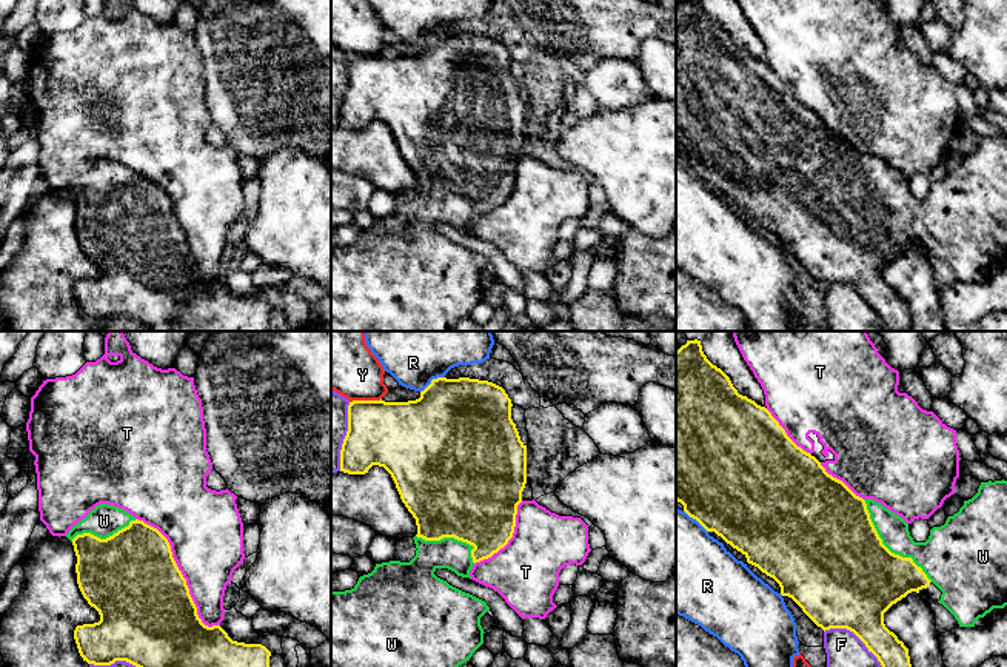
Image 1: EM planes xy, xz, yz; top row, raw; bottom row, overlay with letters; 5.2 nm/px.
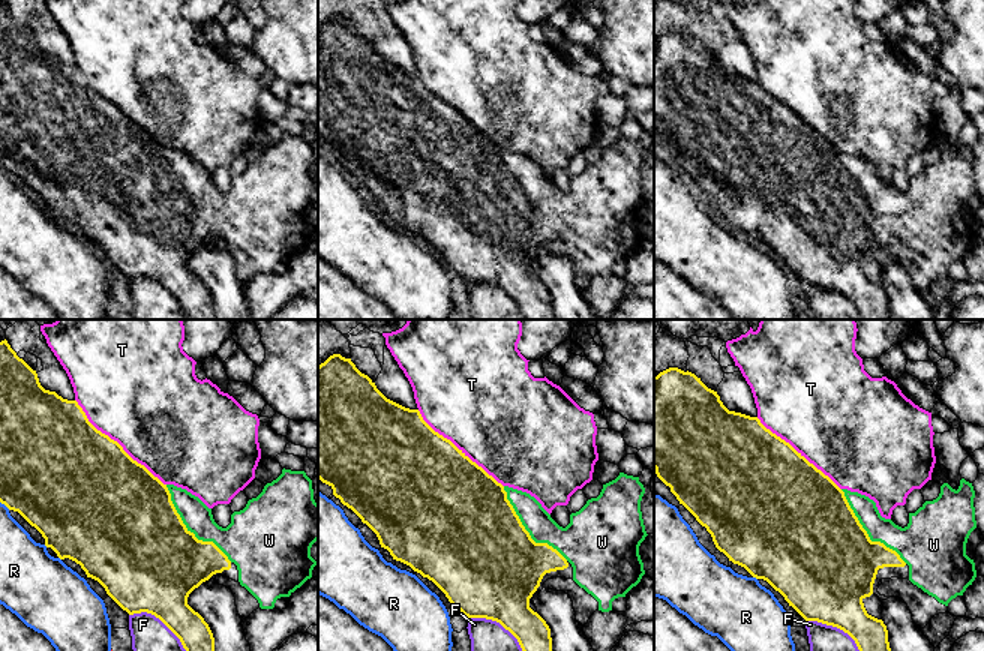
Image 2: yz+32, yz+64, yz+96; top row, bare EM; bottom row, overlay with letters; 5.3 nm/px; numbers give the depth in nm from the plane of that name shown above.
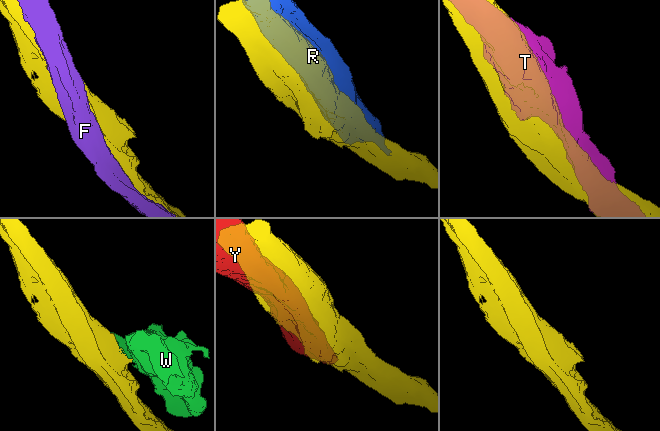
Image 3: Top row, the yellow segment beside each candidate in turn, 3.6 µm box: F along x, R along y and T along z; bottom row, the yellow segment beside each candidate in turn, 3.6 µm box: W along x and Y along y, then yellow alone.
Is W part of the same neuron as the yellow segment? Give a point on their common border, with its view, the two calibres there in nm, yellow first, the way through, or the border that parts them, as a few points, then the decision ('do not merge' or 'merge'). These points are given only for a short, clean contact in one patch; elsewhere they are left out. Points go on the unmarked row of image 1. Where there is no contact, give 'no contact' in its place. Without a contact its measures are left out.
contact yz (886, 202); calibres 500 and 170 nm; merge

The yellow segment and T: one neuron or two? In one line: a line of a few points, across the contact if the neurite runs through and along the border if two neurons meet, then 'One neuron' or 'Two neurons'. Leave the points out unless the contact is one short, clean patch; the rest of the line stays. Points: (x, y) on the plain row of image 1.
Two neurons

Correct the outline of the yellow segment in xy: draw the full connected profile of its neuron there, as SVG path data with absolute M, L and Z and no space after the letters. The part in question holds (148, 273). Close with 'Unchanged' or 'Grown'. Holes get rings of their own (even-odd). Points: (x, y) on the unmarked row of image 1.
M100 159L66 193L77 211L79 243L100 270L99 277L74 285L83 316L126 316L151 331L269 331L271 307L265 300L233 296L220 280L202 277L171 200L157 183L123 163Z. Grown

